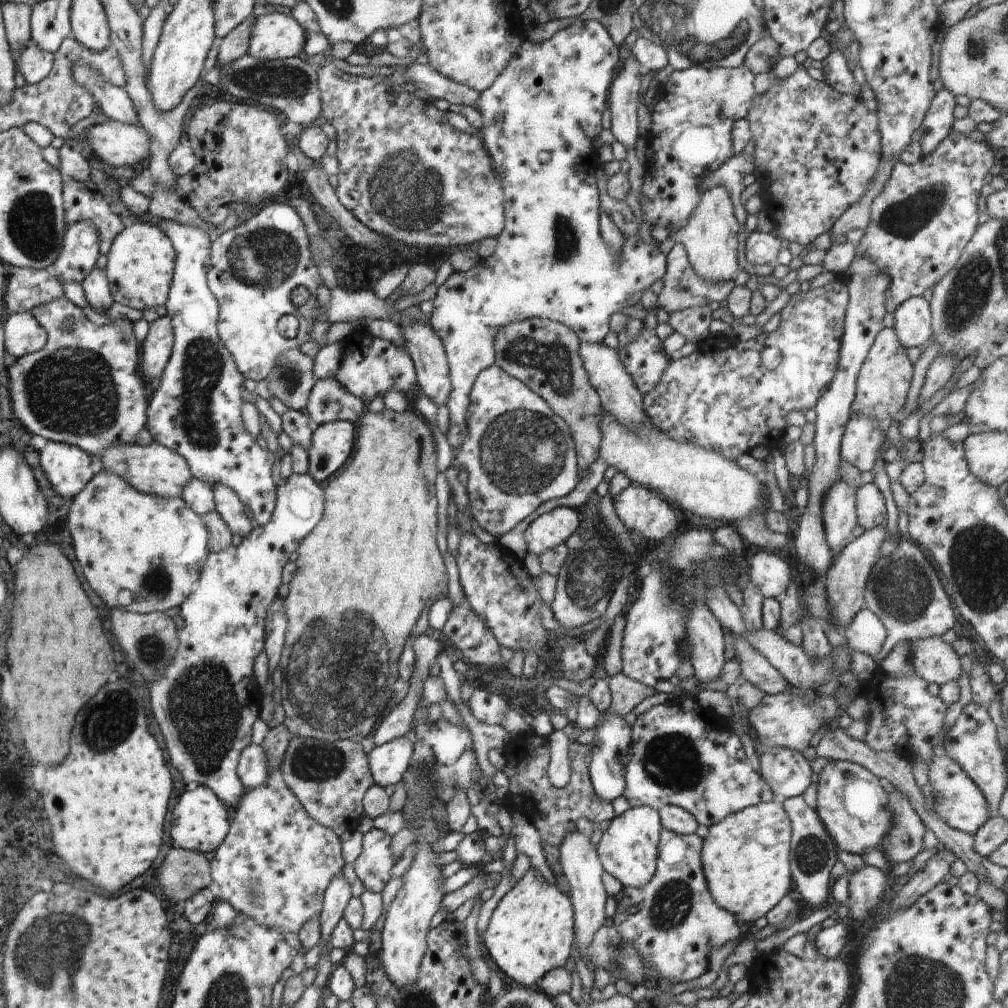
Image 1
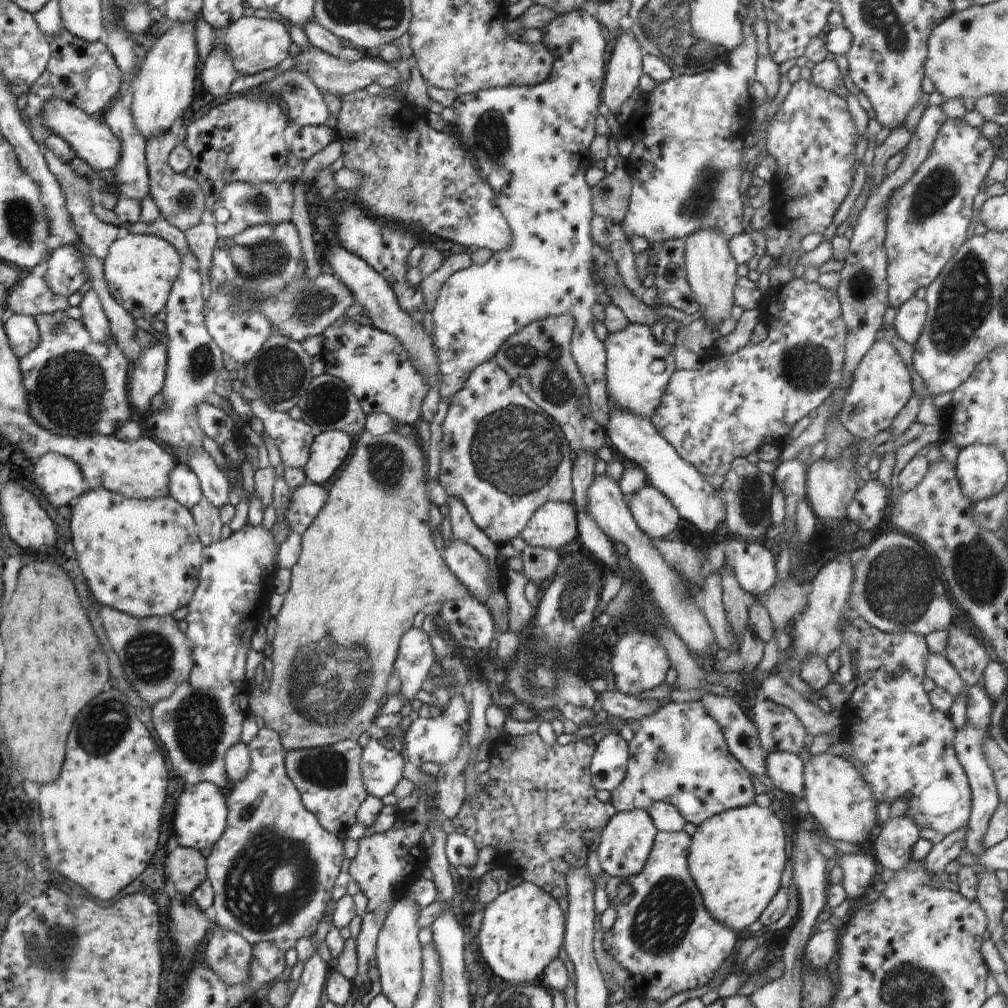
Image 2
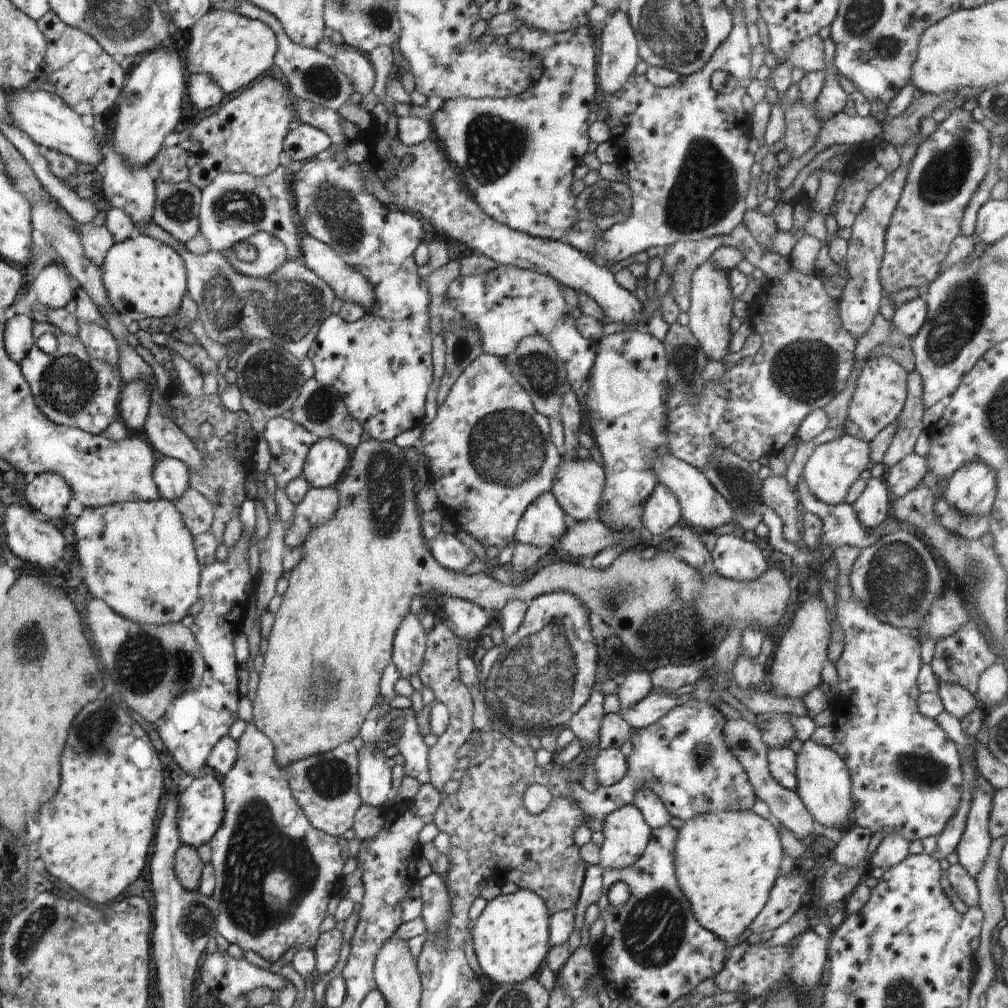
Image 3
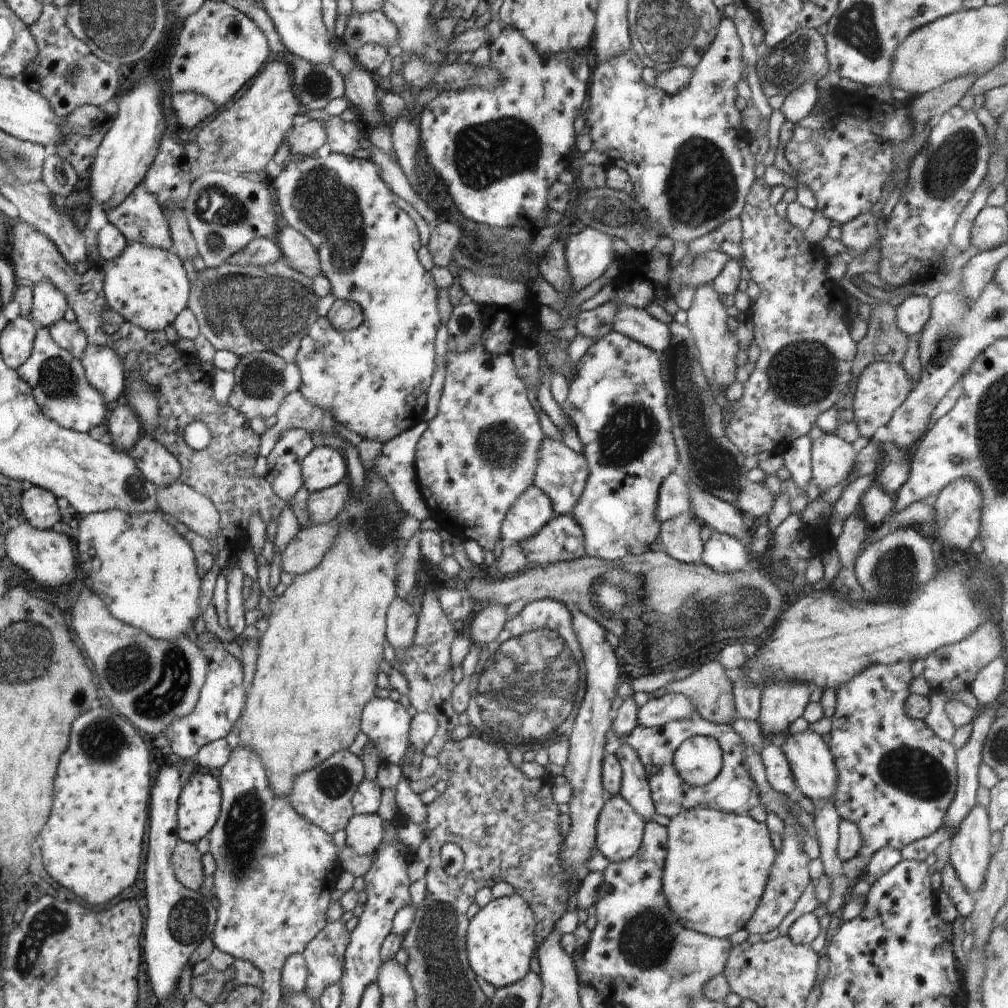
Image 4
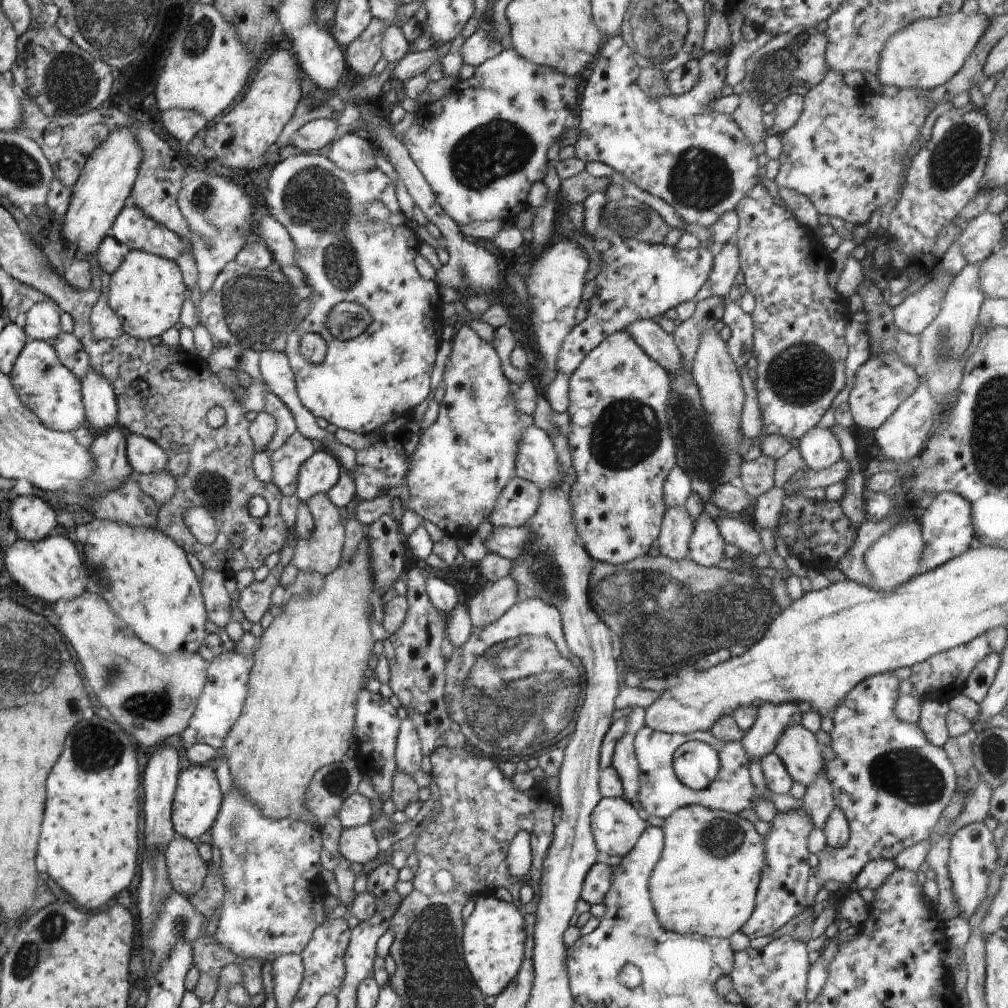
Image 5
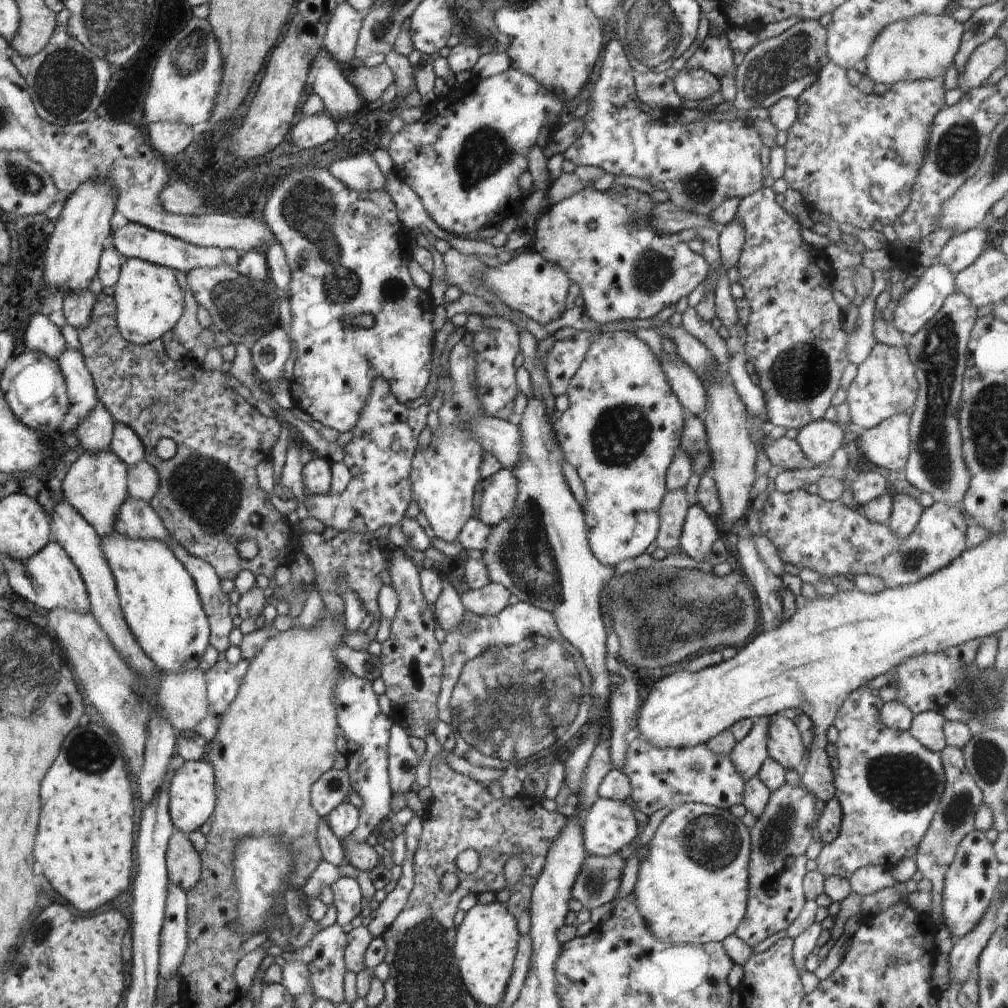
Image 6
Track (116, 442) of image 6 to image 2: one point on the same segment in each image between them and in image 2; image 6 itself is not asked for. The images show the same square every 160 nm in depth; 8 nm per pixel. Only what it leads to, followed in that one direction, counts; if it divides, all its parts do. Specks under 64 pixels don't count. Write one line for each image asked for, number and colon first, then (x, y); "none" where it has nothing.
2: (184, 486)
3: (171, 475)
4: (158, 465)
5: (144, 456)

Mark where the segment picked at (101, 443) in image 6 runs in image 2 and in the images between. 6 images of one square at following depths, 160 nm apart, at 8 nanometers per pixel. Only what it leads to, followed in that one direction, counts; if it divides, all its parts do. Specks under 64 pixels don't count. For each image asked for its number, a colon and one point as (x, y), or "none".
2: (93, 316)
3: (99, 341)
4: (104, 368)
5: (99, 397)

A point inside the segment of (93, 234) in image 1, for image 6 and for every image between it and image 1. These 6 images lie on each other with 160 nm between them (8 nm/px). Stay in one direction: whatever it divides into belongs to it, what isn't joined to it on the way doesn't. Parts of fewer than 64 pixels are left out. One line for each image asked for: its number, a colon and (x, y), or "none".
2: (66, 273)
3: (54, 286)
4: (49, 305)
5: (42, 320)
6: (42, 335)

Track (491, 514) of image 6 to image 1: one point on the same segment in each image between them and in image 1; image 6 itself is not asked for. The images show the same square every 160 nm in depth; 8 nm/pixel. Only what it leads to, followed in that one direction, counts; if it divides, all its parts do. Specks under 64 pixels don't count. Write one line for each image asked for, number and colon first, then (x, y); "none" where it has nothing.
1: (555, 527)
2: (554, 525)
3: (544, 522)
4: (532, 510)
5: (518, 501)

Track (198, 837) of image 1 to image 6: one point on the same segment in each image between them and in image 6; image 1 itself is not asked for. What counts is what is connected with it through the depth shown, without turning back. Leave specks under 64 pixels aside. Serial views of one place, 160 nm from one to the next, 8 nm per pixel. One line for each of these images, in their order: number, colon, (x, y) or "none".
2: (200, 820)
3: (202, 806)
4: (200, 805)
5: (198, 798)
6: (193, 790)

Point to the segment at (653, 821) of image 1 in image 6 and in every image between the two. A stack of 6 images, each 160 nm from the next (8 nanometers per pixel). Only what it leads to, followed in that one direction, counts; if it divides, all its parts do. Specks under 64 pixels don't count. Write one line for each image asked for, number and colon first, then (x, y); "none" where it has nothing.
2: (626, 842)
3: (623, 840)
4: (620, 831)
5: (617, 824)
6: (610, 825)

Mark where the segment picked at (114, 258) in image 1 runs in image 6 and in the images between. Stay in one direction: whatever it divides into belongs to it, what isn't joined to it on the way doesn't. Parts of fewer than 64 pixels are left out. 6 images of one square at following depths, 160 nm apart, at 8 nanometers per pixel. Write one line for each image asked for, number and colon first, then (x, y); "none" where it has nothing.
2: (140, 270)
3: (143, 277)
4: (147, 285)
5: (146, 292)
6: (149, 302)

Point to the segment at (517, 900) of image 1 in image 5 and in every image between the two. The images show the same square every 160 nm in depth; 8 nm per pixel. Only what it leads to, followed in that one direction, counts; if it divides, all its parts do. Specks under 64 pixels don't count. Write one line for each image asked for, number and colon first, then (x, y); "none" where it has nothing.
2: (523, 930)
3: (511, 938)
4: (501, 940)
5: (494, 938)

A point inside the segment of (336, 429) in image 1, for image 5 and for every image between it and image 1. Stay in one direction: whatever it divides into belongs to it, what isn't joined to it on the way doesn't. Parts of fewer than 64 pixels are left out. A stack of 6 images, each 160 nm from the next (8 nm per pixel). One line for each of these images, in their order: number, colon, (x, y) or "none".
2: (329, 450)
3: (327, 459)
4: (324, 467)
5: (321, 471)

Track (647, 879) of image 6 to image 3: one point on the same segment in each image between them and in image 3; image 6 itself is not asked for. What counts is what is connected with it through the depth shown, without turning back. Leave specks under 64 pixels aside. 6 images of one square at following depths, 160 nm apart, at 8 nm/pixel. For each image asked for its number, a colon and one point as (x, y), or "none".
3: (726, 862)
4: (718, 863)
5: (706, 881)

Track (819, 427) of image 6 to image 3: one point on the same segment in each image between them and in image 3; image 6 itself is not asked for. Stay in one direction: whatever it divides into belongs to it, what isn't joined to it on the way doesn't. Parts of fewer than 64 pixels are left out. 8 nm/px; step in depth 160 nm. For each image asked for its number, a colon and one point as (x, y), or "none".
3: (830, 472)
4: (832, 459)
5: (819, 448)

